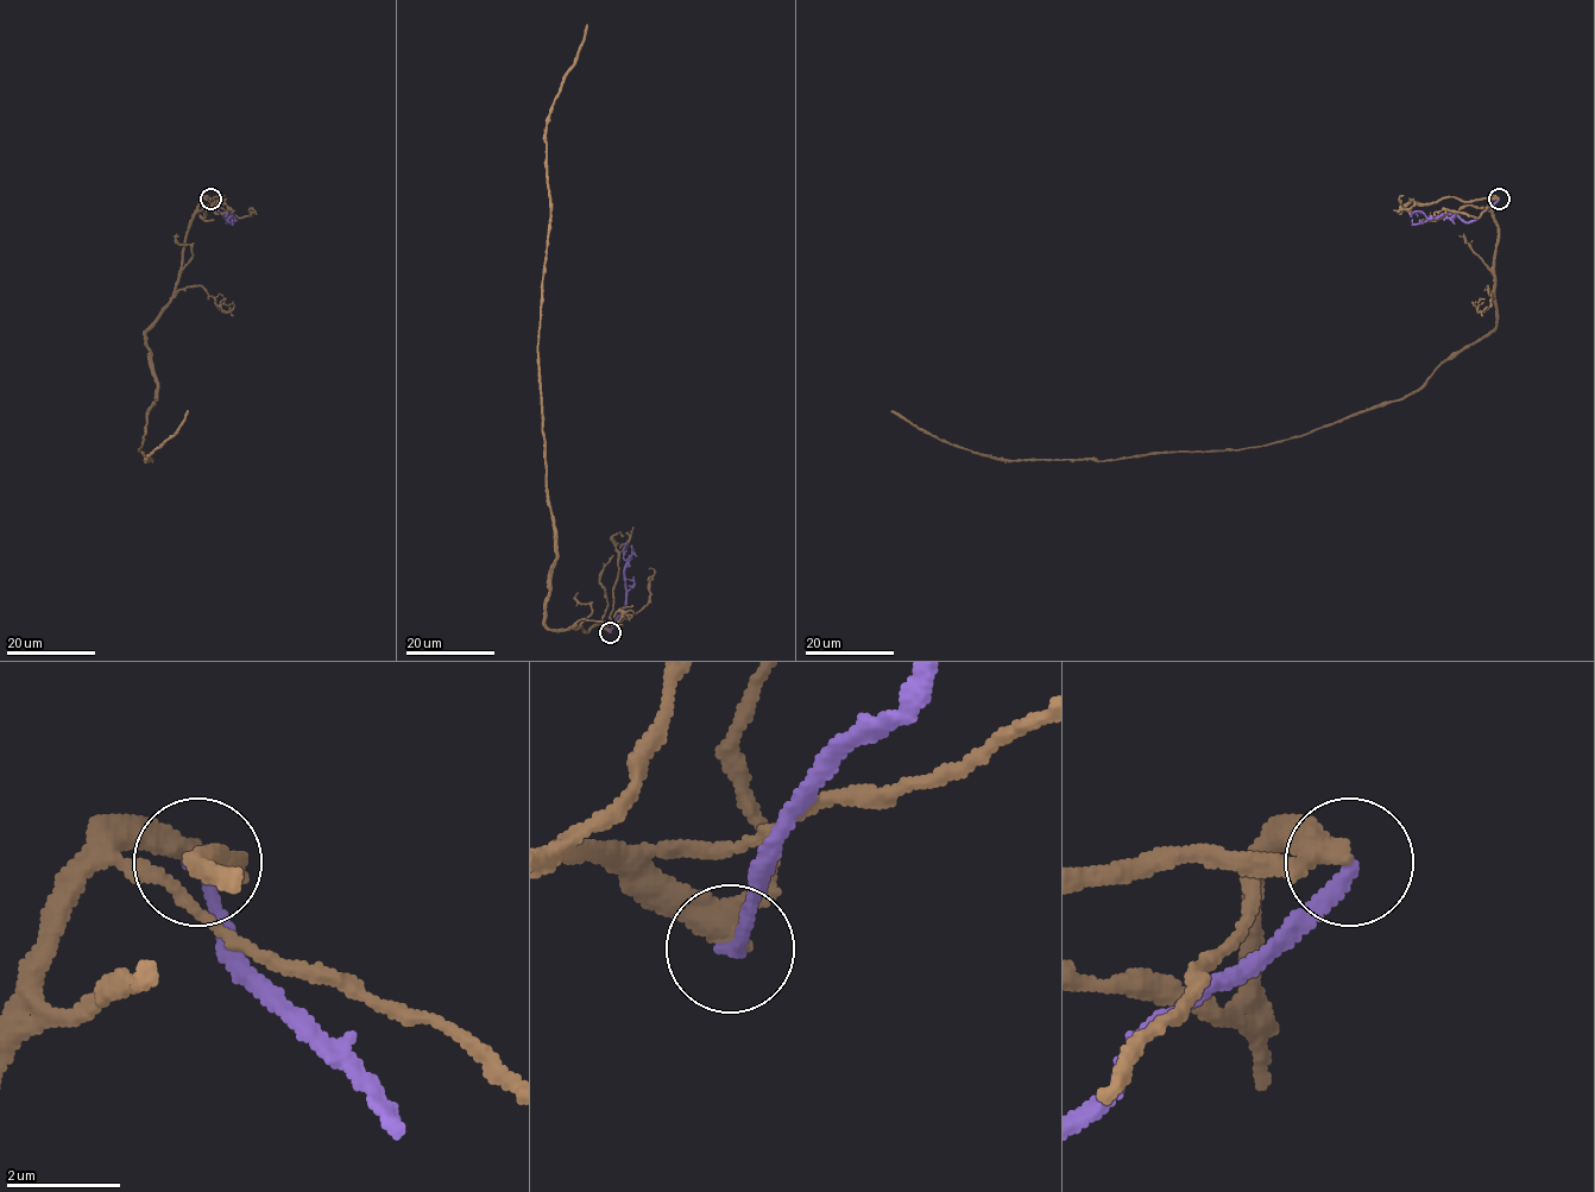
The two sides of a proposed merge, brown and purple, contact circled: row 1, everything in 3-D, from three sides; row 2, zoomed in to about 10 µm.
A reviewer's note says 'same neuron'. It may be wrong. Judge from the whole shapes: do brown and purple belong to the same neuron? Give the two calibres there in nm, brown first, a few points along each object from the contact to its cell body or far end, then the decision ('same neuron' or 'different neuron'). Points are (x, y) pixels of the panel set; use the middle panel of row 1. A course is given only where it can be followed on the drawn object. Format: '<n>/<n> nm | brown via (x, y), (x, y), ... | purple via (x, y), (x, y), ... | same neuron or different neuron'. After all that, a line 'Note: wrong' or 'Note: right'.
320/280 nm | brown via (610, 631), (550, 629), (544, 599), (555, 559), (538, 371), (550, 224), (546, 133), (587, 25) | purple via (610, 631), (624, 611), (624, 543) | different neuron
Note: wrong

